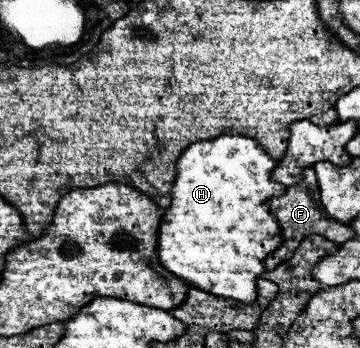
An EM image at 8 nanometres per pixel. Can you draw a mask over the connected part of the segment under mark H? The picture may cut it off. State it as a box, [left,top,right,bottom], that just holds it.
[158,134,286,304]

